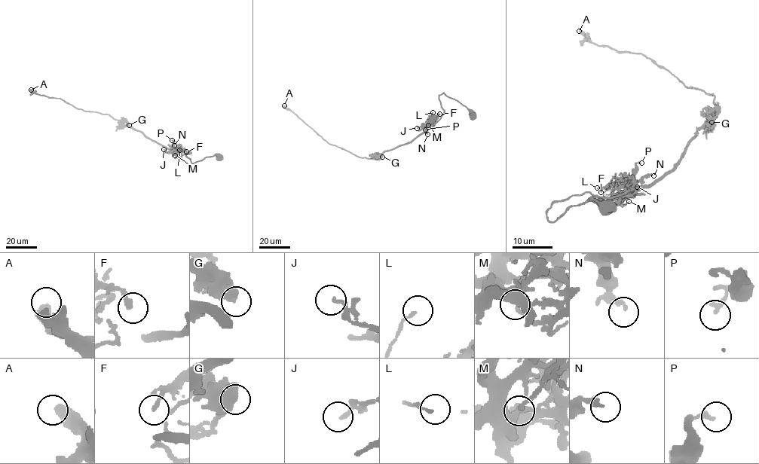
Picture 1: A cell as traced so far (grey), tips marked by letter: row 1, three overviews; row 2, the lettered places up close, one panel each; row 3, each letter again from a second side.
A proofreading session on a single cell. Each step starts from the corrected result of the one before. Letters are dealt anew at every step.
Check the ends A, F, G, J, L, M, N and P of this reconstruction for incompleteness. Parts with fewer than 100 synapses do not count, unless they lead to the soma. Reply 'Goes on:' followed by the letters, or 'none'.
Goes on: none

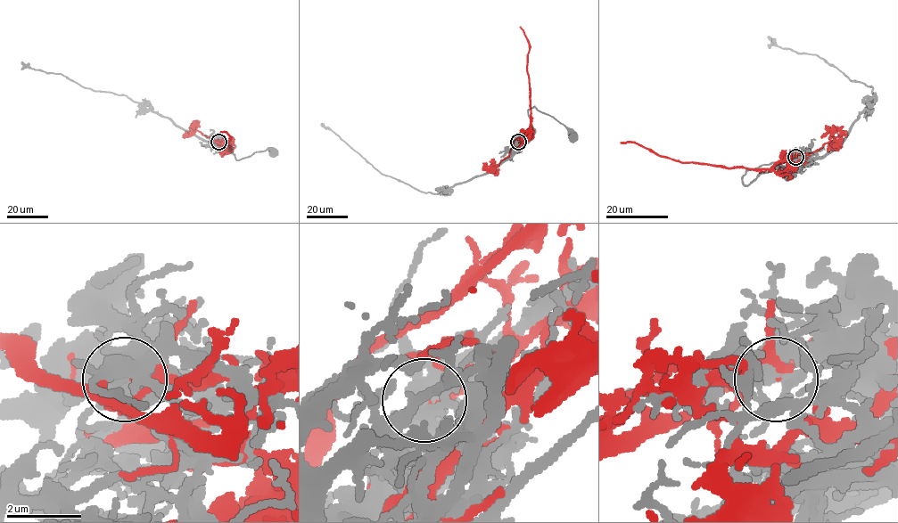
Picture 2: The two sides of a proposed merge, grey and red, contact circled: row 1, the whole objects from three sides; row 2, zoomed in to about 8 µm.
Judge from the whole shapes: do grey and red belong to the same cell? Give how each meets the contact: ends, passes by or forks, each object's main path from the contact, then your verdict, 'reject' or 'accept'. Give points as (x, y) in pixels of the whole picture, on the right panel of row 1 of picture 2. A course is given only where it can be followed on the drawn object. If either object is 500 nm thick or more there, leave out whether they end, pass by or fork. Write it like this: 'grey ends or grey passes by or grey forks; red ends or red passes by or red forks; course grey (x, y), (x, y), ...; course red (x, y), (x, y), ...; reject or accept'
grey forks; red ends; course grey (796, 157), (803, 163), (748, 169), (742, 182), (747, 185), (761, 173), (775, 169), (788, 174); course red (796, 157), (786, 157), (772, 168), (715, 167), (679, 162), (656, 155), (634, 143), (620, 142); reject

